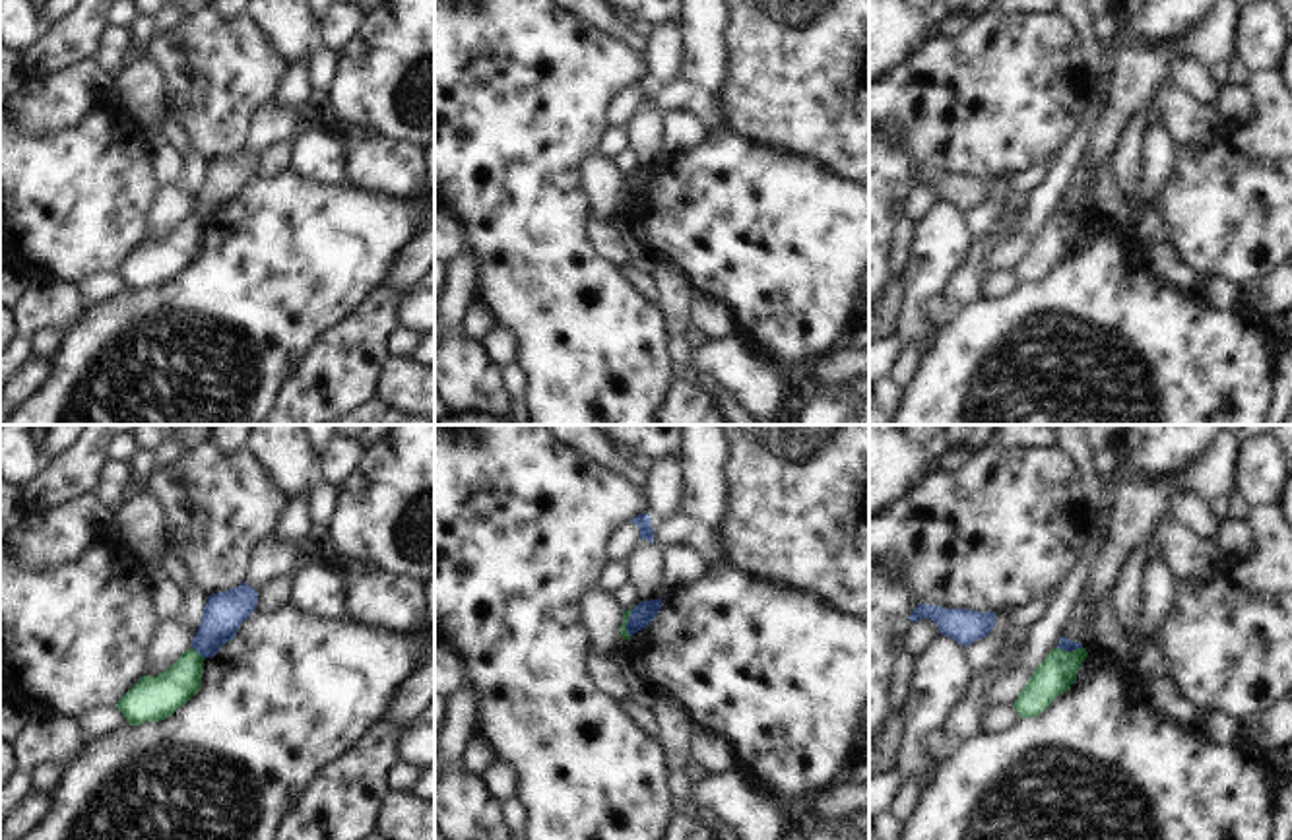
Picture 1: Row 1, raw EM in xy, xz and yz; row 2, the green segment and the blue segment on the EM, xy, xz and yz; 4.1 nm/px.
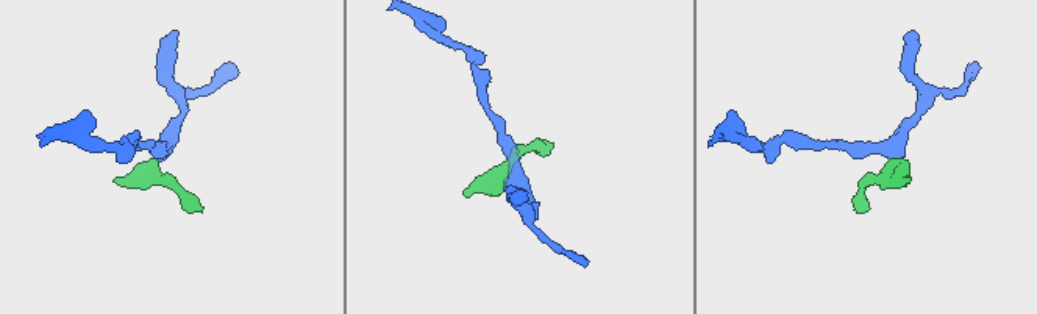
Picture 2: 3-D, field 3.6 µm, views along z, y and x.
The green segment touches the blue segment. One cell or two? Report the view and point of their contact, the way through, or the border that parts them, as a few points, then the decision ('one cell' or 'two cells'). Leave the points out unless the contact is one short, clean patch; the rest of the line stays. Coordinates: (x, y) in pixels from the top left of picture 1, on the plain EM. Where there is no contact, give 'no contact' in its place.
yz (1069, 218) | along yz (1058, 212), (1067, 216), (1081, 214) | two cells

